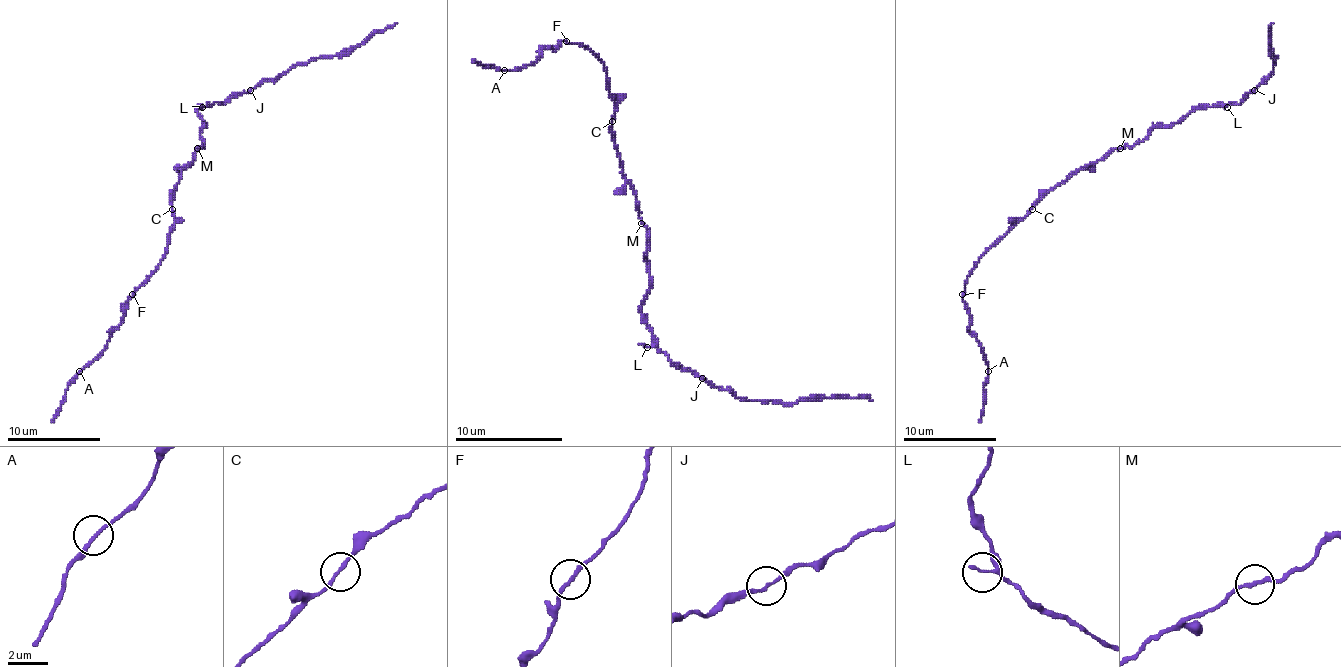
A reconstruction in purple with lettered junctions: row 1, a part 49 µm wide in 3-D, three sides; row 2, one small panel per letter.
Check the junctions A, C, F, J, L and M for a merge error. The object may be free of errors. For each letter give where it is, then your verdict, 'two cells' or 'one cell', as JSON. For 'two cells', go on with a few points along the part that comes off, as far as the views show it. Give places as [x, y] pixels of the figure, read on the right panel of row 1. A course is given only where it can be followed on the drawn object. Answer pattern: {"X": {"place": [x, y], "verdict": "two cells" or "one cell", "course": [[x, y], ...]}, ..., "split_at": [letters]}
{"A": {"place": [988, 371], "verdict": "one cell"}, "C": {"place": [1032, 209], "verdict": "one cell"}, "F": {"place": [962, 294], "verdict": "one cell"}, "J": {"place": [1254, 90], "verdict": "one cell"}, "L": {"place": [1227, 107], "verdict": "one cell"}, "M": {"place": [1120, 148], "verdict": "one cell"}, "split_at": []}

